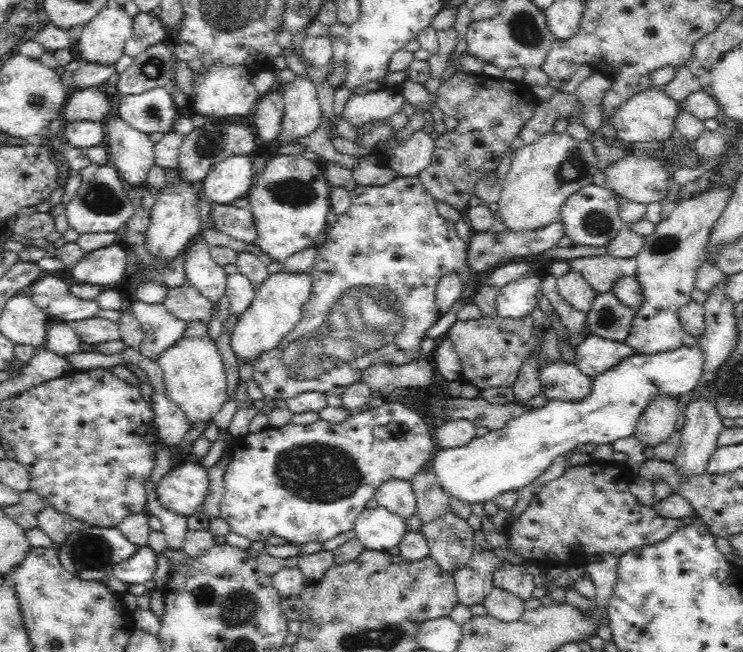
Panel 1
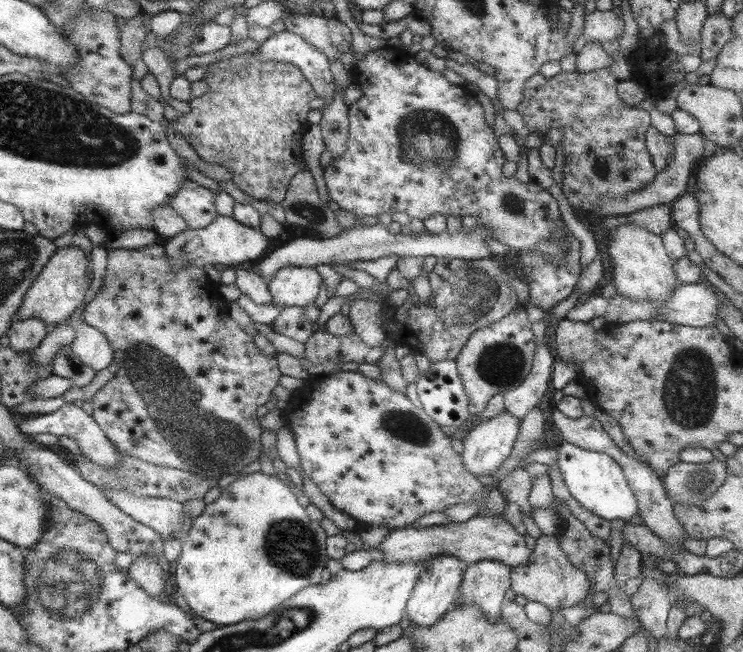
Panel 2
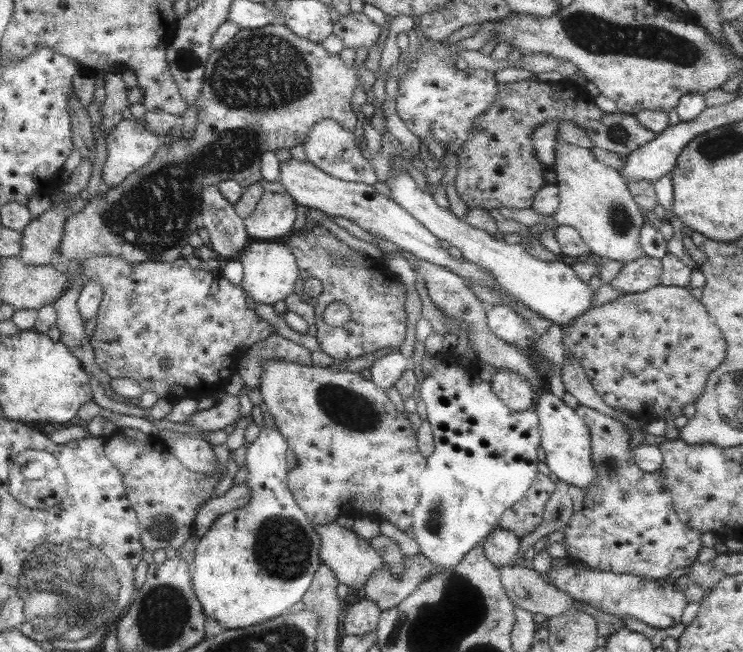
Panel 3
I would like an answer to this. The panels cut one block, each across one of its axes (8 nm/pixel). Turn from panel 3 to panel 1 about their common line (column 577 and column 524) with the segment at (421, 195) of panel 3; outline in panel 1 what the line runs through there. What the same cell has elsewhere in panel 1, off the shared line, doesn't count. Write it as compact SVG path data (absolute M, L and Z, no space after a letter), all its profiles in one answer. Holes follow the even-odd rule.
M529 271L524 278L499 288L494 301L495 312L500 318L518 318L530 314L536 304L536 293L540 292L542 276Z

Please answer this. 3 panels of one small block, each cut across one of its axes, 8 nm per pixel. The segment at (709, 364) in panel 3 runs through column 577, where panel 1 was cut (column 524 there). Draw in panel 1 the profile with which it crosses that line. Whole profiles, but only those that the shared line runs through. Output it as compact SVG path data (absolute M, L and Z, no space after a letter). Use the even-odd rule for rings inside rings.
M530 314L518 318L482 315L476 320L458 320L448 330L462 361L460 380L468 385L473 384L482 394L494 392L498 387L511 388L525 361L544 344L546 334L547 328L536 325Z

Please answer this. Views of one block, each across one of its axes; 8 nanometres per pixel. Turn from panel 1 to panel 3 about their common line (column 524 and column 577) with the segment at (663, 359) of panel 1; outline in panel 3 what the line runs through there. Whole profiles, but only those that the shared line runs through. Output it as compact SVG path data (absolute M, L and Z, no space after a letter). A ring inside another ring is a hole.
M547 389L537 394L537 416L540 417L542 459L558 480L584 490L596 478L591 457L591 433L584 419L561 398L553 396Z

